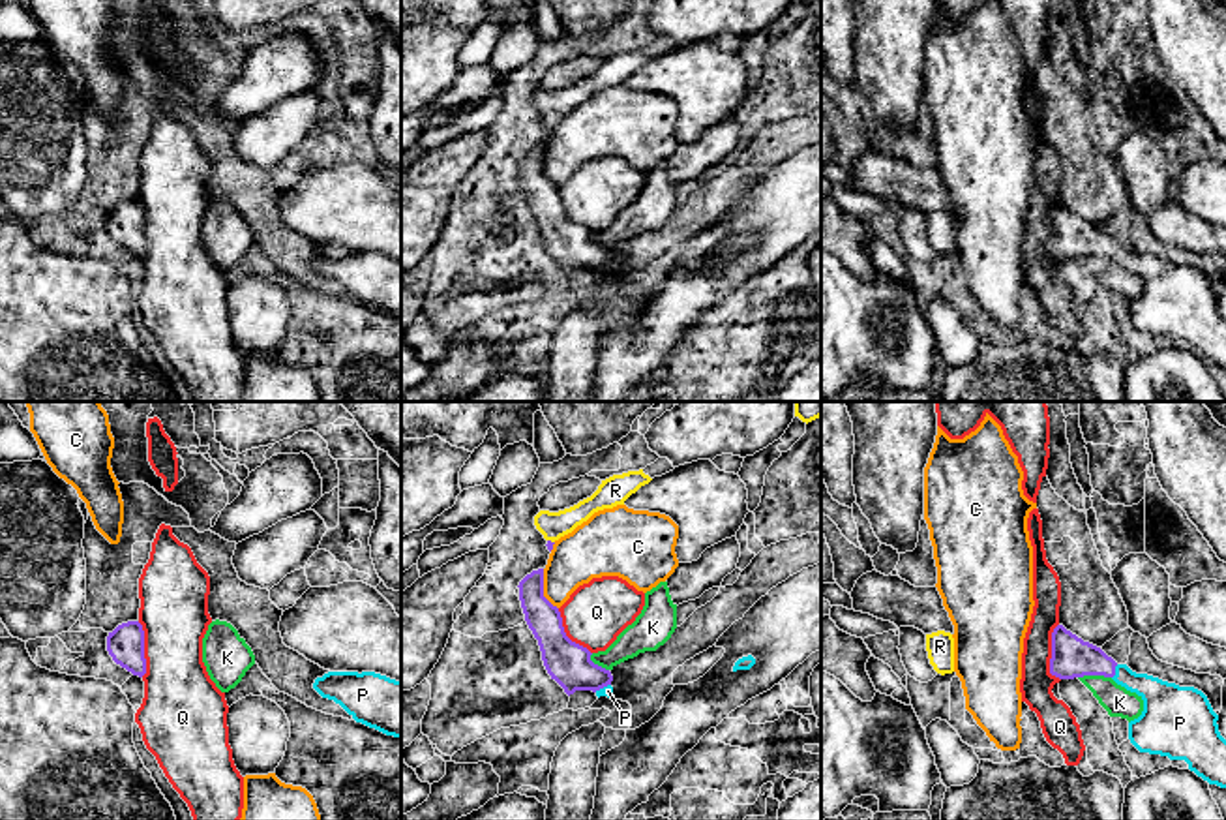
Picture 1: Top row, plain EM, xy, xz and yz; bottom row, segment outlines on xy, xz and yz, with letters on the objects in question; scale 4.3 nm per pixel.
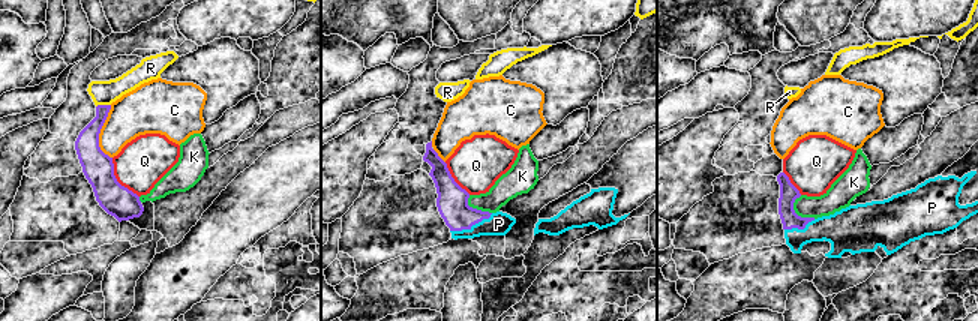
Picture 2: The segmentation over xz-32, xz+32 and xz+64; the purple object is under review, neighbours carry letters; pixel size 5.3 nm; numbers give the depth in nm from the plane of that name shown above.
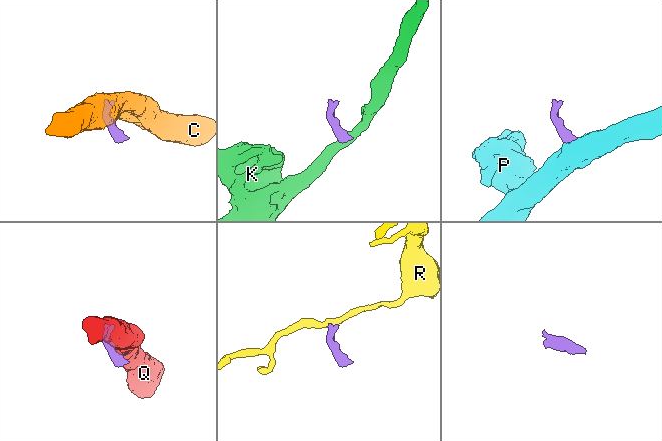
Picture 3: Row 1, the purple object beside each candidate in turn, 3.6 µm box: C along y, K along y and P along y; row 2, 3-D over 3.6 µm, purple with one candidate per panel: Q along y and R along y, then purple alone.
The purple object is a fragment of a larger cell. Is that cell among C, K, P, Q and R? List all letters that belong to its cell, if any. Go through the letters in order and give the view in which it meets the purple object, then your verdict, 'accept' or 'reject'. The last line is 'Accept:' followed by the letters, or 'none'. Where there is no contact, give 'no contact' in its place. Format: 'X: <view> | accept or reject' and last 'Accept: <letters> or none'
C: xz | reject
K: yz | reject
P: yz | accept
Q: yz | reject
R: xz | reject
Accept: P

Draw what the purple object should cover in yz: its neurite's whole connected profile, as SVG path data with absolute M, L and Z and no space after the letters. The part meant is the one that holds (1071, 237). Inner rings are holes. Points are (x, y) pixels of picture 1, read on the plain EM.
M1063 205L1052 212L1050 253L1059 259L1104 255L1136 272L1144 291L1129 302L1130 323L1140 332L1185 340L1198 357L1226 368L1226 319L1202 270L1136 253Z

